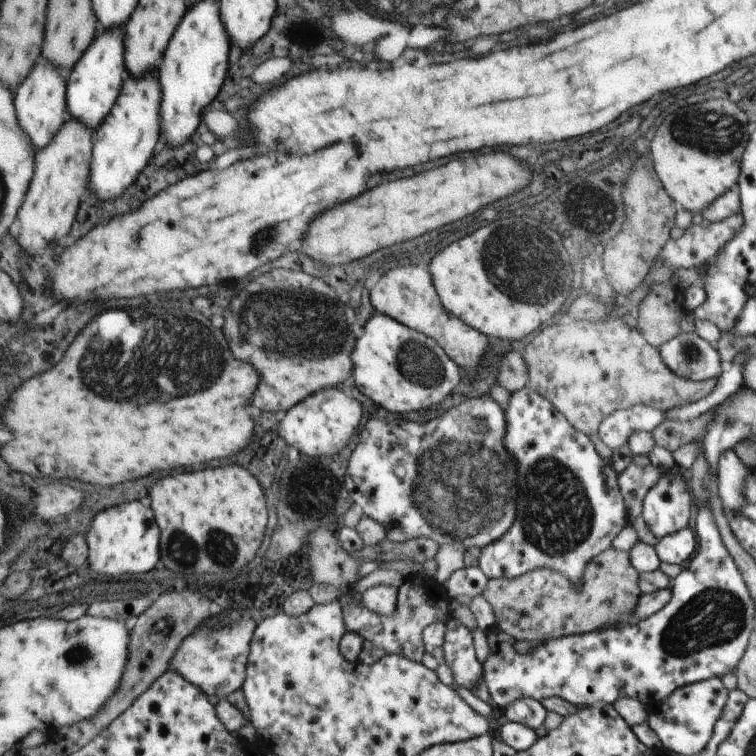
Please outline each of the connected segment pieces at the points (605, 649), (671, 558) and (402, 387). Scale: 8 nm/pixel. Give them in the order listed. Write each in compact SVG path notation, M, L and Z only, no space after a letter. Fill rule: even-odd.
M695 503L695 518L693 518L693 530L696 532L697 540L700 542L697 547L697 554L689 560L689 564L684 566L684 569L671 580L671 598L669 602L653 614L647 616L643 620L636 623L631 623L627 626L622 626L621 628L605 628L596 631L591 631L579 635L567 635L561 639L549 639L543 643L539 642L533 650L529 652L517 652L516 641L513 636L501 632L501 629L497 628L495 624L489 626L485 630L486 641L488 644L489 654L486 656L485 660L482 662L483 668L483 679L485 686L487 687L487 692L489 693L489 703L492 706L499 706L499 708L507 708L517 699L530 698L541 702L545 698L557 697L562 698L569 702L569 704L576 705L580 708L588 707L598 703L605 703L606 705L611 705L616 702L616 699L620 697L637 698L641 704L650 707L650 705L657 700L667 699L669 695L672 694L676 688L684 687L687 684L693 684L705 679L711 679L713 676L721 679L721 676L731 672L733 668L737 666L739 658L743 654L743 650L747 646L747 636L751 634L751 624L753 624L753 601L749 594L747 594L746 584L743 584L744 580L741 580L741 574L739 574L740 569L733 564L732 555L725 548L725 545L720 537L720 531L717 528L716 521L713 520L712 512L707 510L706 504Z
M687 526L658 539L653 547L657 558L661 562L681 565L681 562L691 558L693 550L695 550L695 538L693 538L693 534Z
M384 314L372 315L363 326L363 335L357 338L356 347L352 352L353 364L352 383L361 394L365 394L374 404L385 408L391 414L407 414L425 410L433 404L439 404L451 390L459 384L457 364L432 337L417 332L393 320Z

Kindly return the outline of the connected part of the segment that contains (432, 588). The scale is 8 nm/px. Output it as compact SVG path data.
M423 577L417 585L404 579L396 589L396 611L393 616L381 616L365 604L355 600L355 592L349 591L340 597L344 608L344 618L349 632L357 632L363 639L358 661L370 665L383 658L384 655L406 656L409 660L421 663L426 653L423 640L423 630L434 622L443 623L451 618L448 611L448 599L441 584L432 583L431 579Z

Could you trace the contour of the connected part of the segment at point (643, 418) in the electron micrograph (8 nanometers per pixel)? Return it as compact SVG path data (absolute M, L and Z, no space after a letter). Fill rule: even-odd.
M636 404L635 407L612 412L600 423L597 436L612 451L628 442L633 432L651 432L663 420L663 411Z

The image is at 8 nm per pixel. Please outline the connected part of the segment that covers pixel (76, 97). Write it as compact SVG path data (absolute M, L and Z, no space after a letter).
M125 27L101 29L95 42L67 75L69 112L94 130L97 130L107 116L112 114L113 107L116 106L124 90L125 80L131 76L126 51L127 29Z

